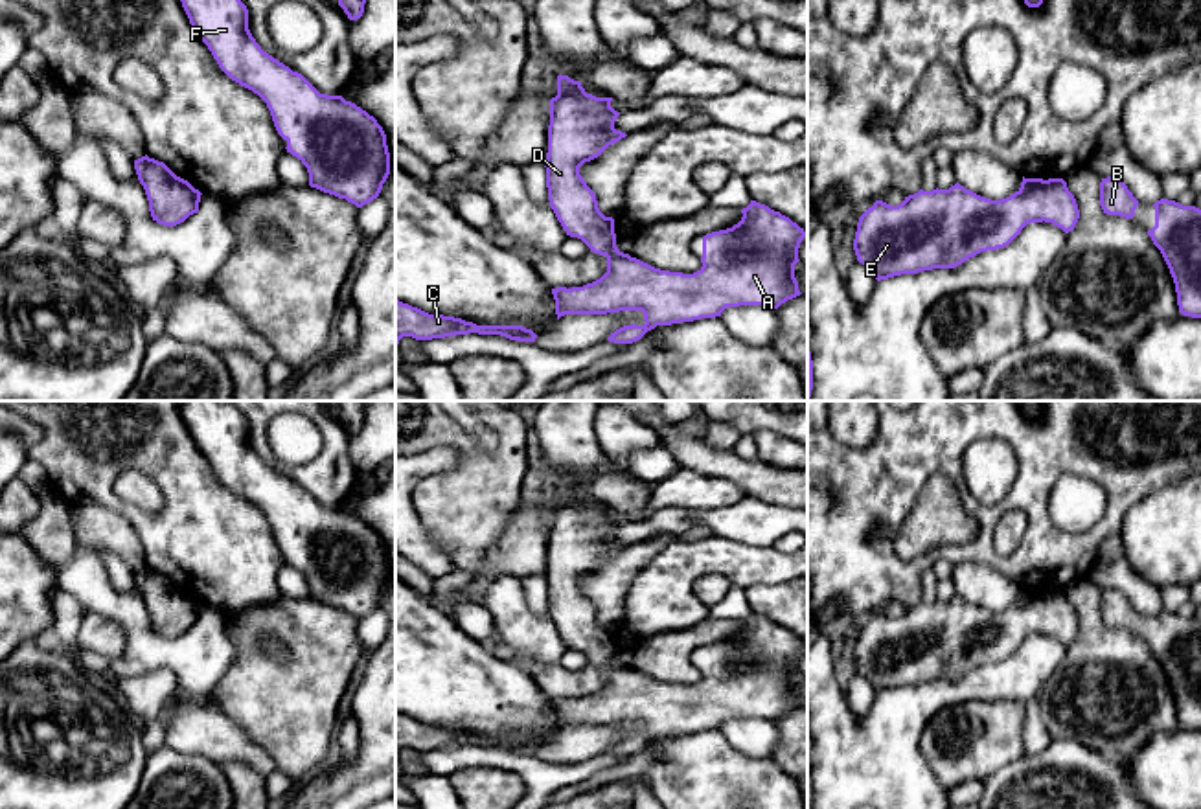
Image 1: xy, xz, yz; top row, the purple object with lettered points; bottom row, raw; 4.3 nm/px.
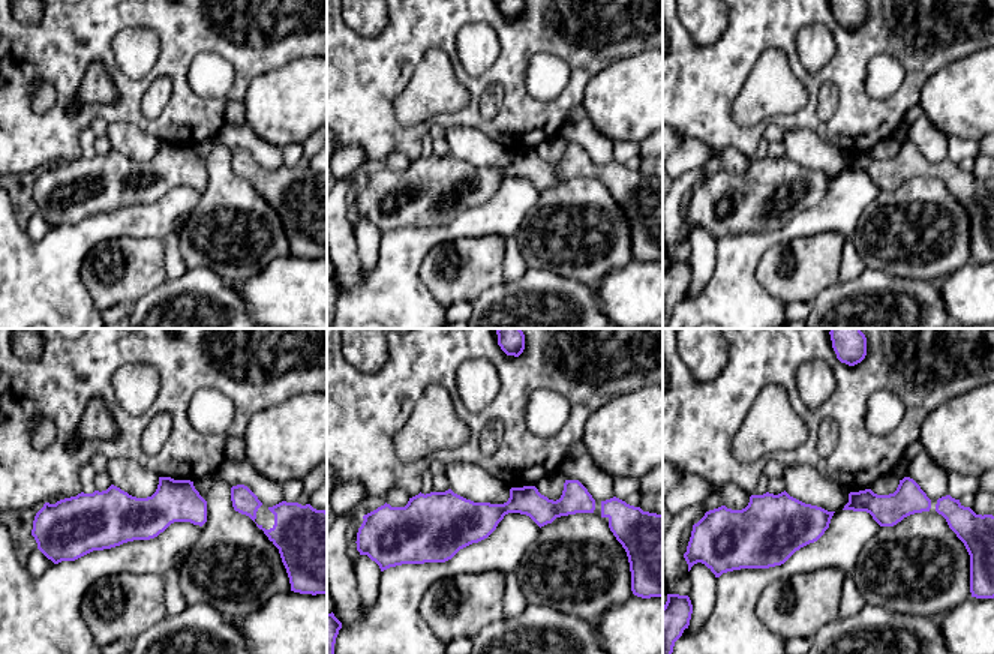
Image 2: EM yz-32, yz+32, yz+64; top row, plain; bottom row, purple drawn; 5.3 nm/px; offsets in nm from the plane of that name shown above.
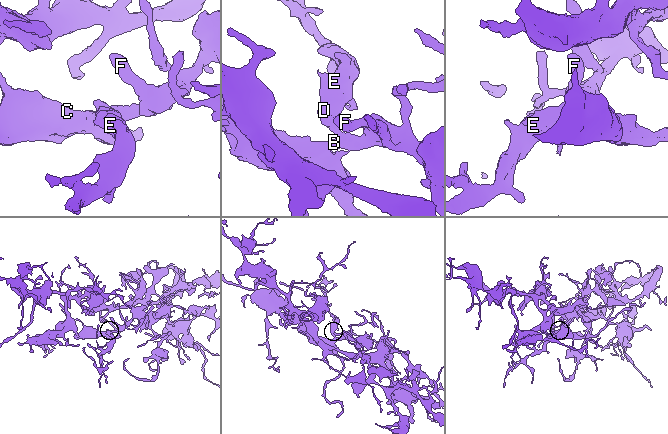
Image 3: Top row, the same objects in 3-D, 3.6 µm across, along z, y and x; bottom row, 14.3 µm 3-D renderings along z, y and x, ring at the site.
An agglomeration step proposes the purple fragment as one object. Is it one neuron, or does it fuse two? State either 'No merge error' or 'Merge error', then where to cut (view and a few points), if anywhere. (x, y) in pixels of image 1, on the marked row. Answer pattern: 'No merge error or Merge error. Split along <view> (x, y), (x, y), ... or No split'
No merge error. No split

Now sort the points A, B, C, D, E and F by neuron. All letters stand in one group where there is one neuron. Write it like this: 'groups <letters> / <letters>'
groups A B C D E F

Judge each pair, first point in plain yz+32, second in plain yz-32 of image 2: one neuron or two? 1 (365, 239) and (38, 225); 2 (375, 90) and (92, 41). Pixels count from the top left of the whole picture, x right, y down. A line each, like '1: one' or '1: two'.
1: one
2: one

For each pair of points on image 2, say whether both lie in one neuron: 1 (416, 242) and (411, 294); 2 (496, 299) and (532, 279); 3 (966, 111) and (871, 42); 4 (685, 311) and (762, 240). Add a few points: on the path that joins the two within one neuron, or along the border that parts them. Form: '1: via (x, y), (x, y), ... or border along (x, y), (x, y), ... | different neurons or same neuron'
1: via (411, 255), (411, 281) | same neuron
2: via (505, 299), (513, 299), (523, 288) | same neuron
3: border along (955, 60), (942, 66), (924, 84), (918, 104) | different neurons
4: via (706, 302), (735, 273), (735, 267), (741, 261) | same neuron

